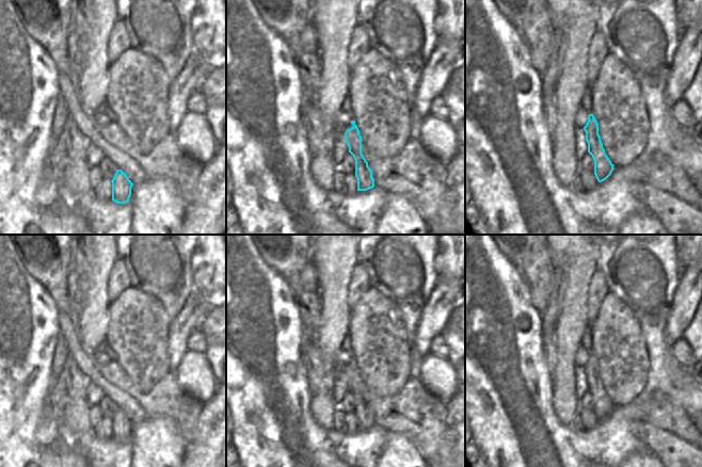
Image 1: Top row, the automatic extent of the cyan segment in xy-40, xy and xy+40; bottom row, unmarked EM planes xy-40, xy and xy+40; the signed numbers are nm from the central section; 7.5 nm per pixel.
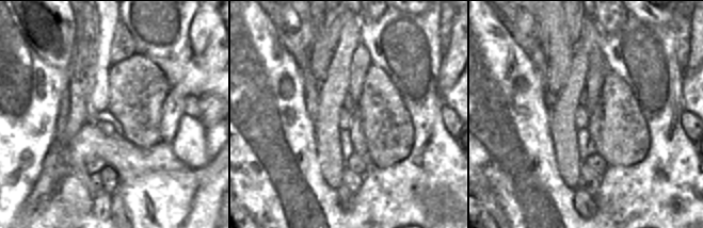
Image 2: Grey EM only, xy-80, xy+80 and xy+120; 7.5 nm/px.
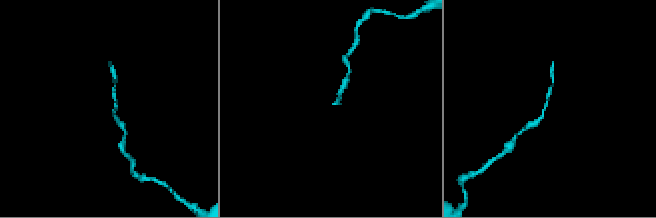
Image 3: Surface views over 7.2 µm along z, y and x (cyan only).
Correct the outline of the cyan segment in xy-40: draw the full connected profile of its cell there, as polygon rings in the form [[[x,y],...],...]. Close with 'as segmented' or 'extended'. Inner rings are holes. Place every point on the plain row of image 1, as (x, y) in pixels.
[[[122,408],[116,412],[111,419],[112,421],[112,439],[117,442],[126,442],[131,435],[131,426],[133,422]]] | as segmented

